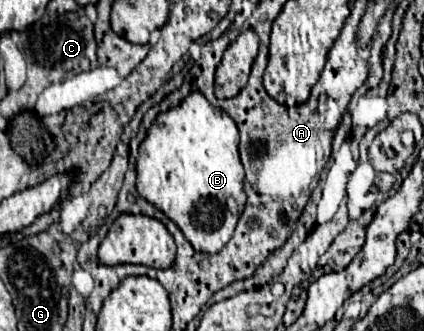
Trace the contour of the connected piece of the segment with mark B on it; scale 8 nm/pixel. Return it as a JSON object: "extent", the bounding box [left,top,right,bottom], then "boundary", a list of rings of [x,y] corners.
{"extent":[138,93,244,253],"boundary":[[[190,93],[176,109],[160,115],[140,145],[138,195],[172,219],[196,251],[218,253],[234,235],[242,215],[244,167],[238,155],[236,123],[212,107],[202,93]]]}

